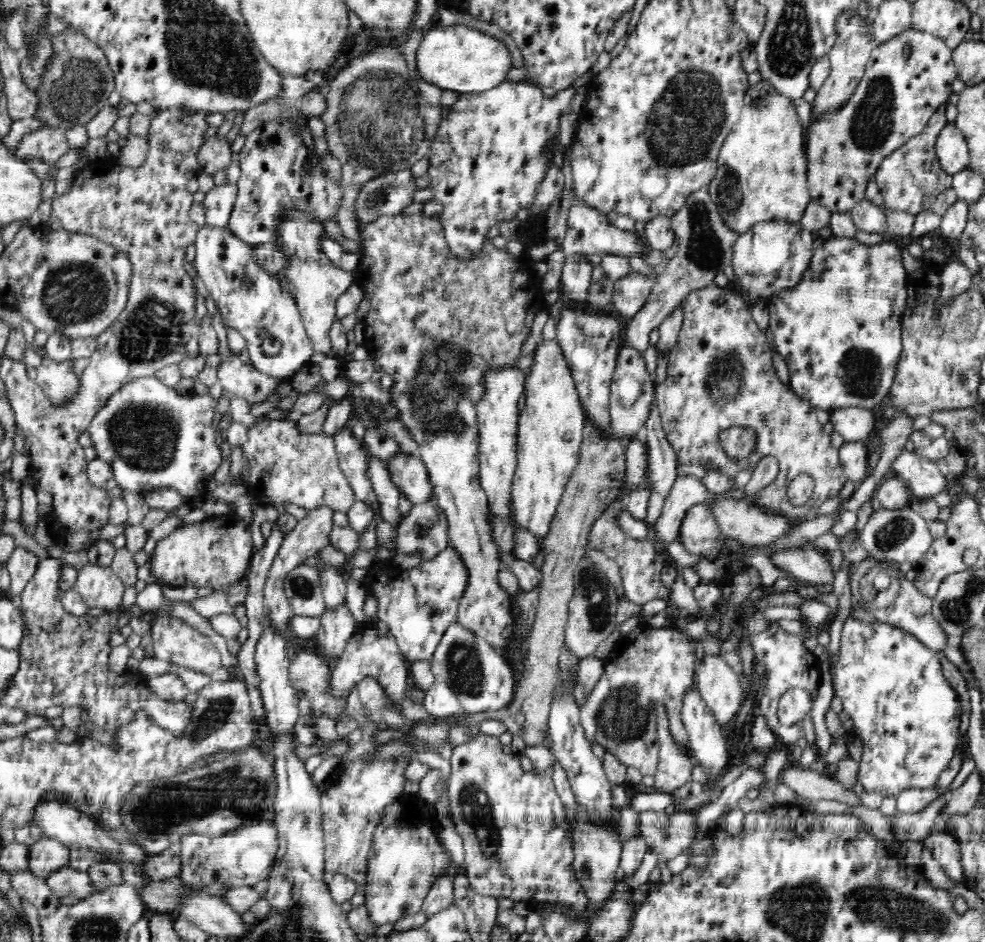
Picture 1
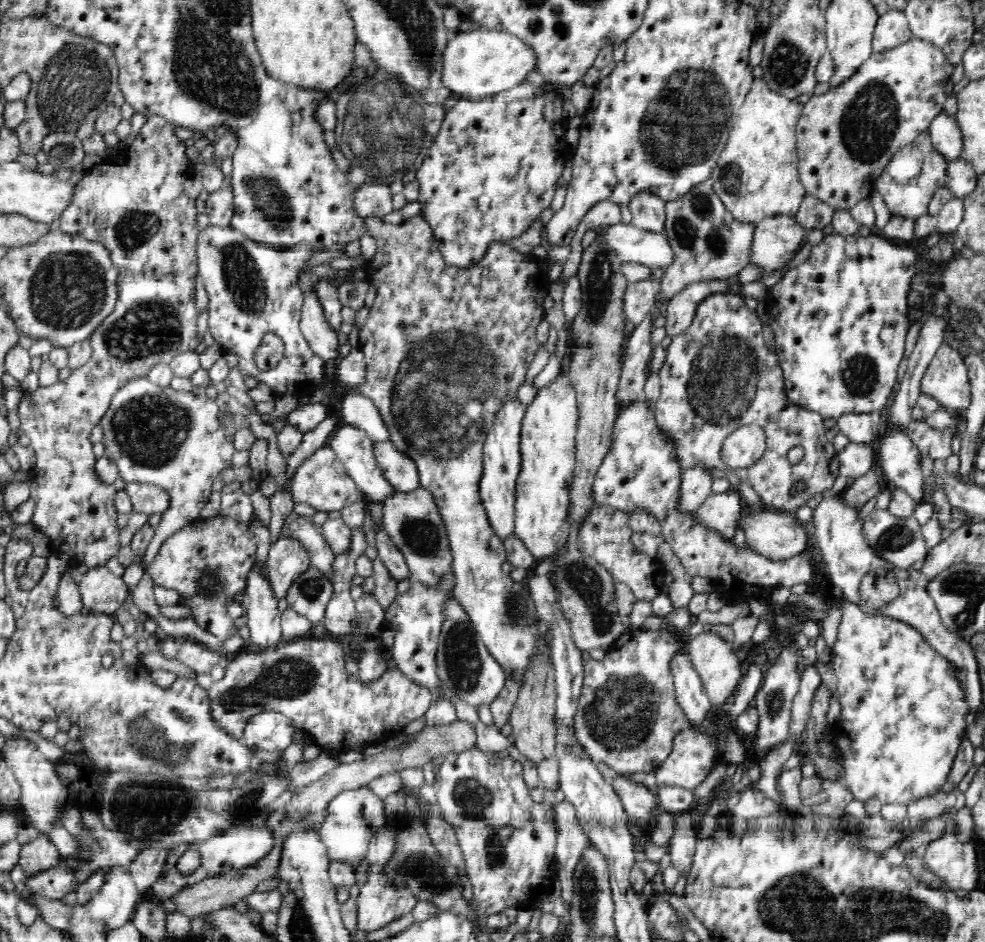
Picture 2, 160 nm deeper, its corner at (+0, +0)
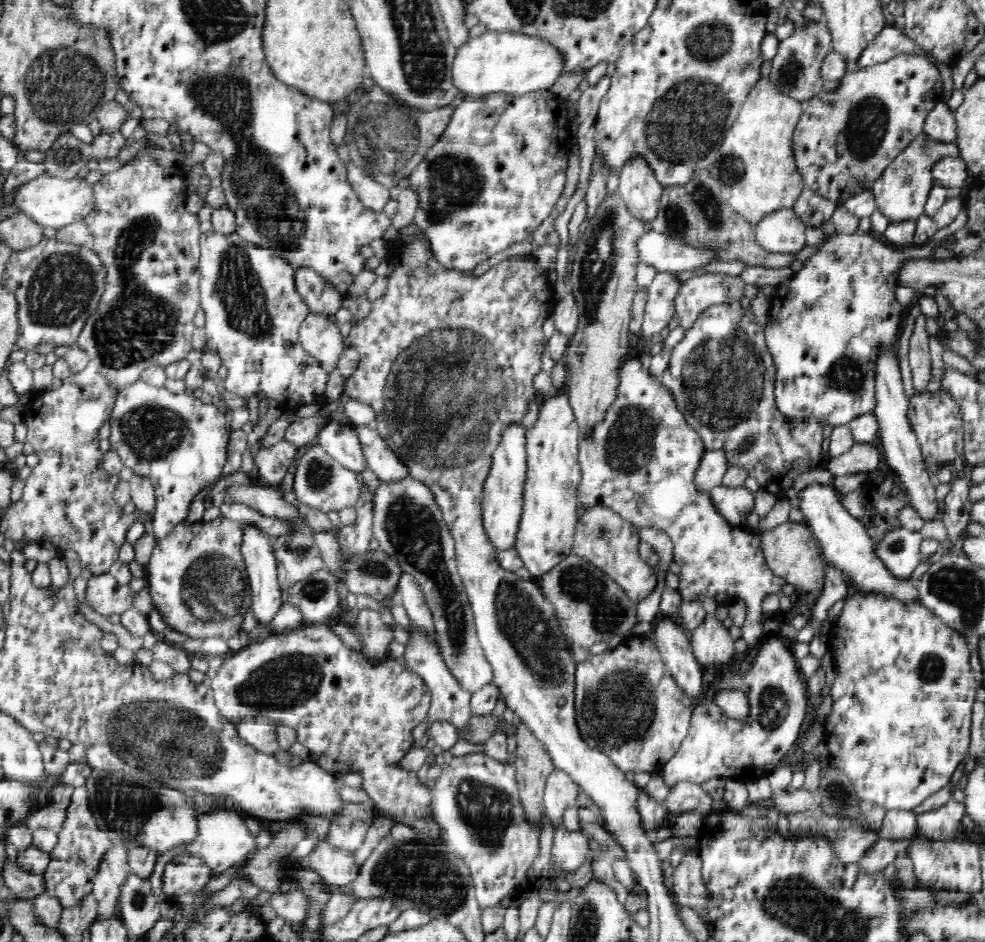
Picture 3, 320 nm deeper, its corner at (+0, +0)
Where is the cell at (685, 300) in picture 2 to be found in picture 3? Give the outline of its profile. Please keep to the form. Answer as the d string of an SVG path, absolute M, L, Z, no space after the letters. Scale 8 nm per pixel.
M721 273L700 274L684 281L674 300L678 324L688 330L707 307L742 300L745 286L739 276Z

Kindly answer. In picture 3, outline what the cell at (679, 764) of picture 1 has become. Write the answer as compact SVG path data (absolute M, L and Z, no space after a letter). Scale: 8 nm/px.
M780 635L762 637L754 652L754 661L744 677L724 672L716 680L714 686L720 691L744 691L749 702L749 716L745 719L738 721L726 717L714 703L698 702L693 706L689 733L682 740L679 752L660 770L666 785L672 787L680 781L701 784L710 778L732 778L747 784L767 778L780 766L798 740L810 703L807 683L798 669L799 662L790 643Z

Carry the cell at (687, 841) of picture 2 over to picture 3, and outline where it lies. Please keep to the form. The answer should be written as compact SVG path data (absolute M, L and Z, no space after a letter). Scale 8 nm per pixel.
M691 849L686 852L680 864L673 872L673 886L671 893L678 905L688 906L694 912L700 913L700 918L708 926L710 920L703 912L703 904L707 897L706 885L703 884L699 851Z

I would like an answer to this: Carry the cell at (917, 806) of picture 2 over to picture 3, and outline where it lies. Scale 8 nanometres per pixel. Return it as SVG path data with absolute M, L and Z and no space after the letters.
M950 799L941 807L916 814L917 830L934 840L954 839L964 813L965 804Z

